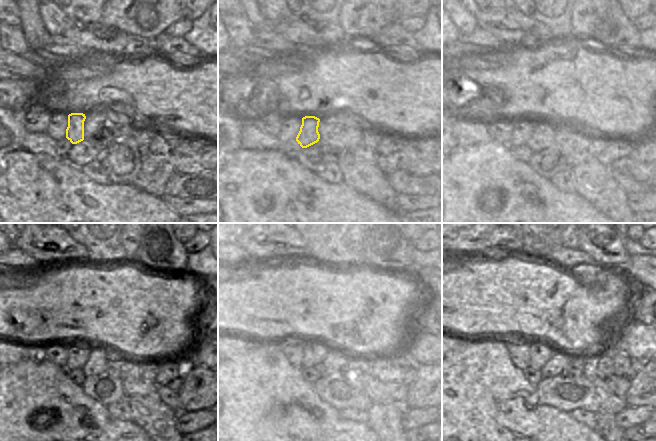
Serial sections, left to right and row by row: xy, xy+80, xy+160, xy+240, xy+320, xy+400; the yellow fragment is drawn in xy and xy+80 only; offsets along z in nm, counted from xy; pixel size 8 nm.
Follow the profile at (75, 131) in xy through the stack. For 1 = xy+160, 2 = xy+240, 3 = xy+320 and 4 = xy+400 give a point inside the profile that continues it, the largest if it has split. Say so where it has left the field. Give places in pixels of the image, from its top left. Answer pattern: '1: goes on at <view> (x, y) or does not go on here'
1: goes on at xy+160 (542, 137)
2: goes on at xy+240 (98, 360)
3: goes on at xy+320 (334, 361)
4: goes on at xy+400 (560, 362)

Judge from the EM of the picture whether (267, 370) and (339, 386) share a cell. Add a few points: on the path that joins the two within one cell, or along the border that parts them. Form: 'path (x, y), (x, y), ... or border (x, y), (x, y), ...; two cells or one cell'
border (311, 384), (315, 393), (326, 403); two cells

